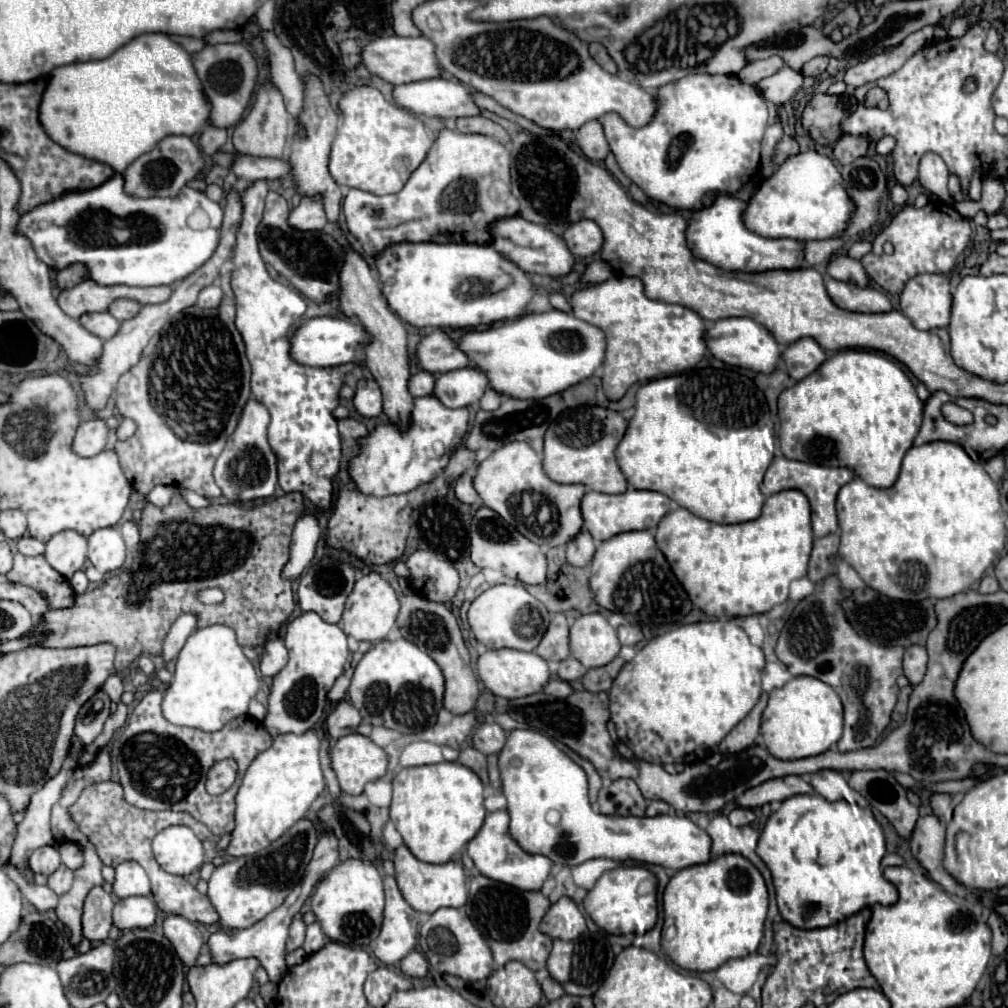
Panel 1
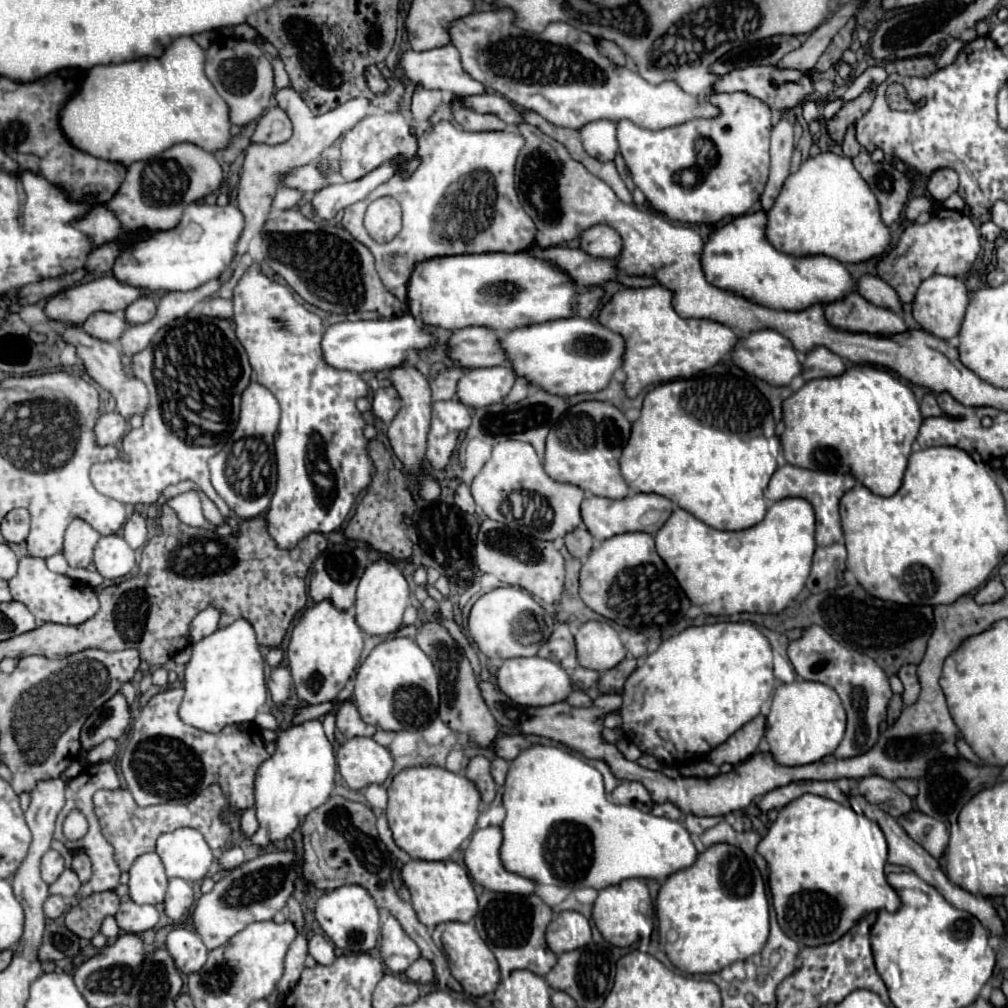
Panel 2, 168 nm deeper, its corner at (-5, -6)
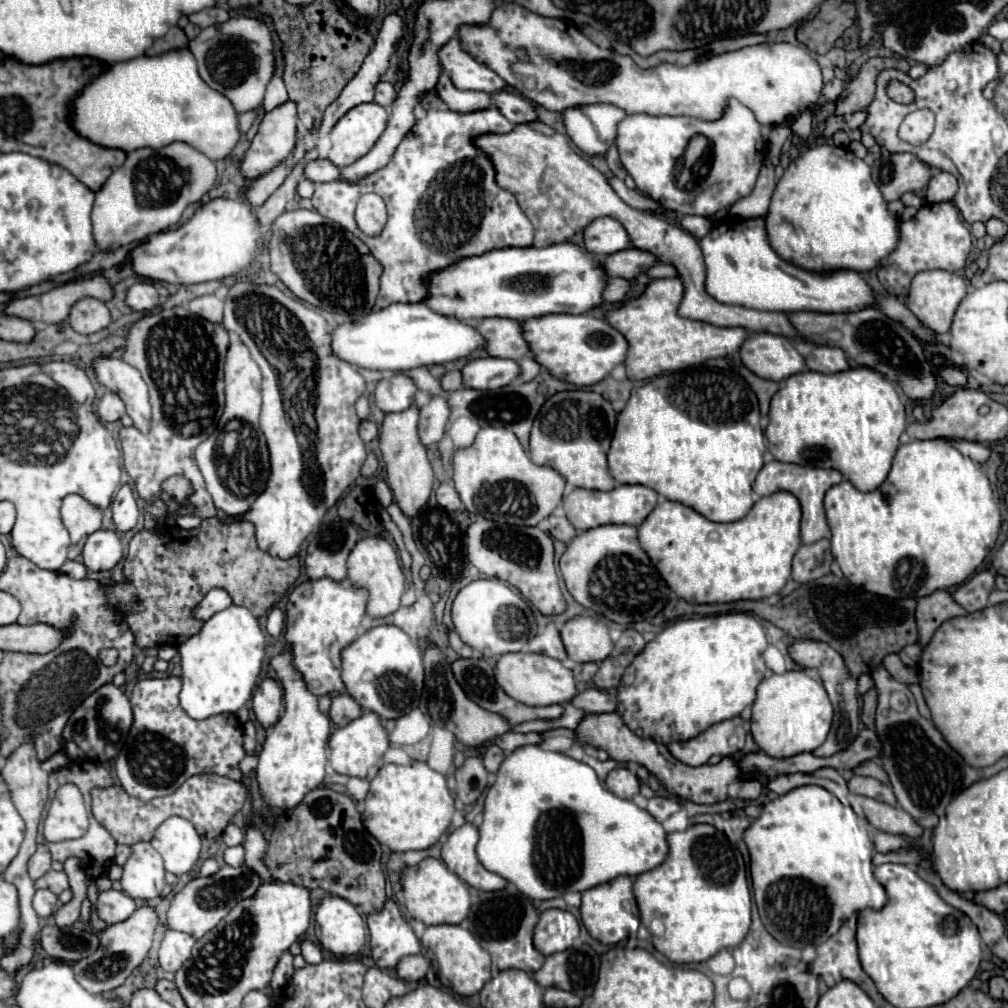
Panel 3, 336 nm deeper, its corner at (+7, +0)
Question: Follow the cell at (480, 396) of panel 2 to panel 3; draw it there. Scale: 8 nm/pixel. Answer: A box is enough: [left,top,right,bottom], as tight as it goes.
[463,358,519,390]

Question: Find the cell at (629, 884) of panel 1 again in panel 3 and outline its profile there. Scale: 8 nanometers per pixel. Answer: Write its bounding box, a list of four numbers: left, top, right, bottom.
[581,876,640,944]

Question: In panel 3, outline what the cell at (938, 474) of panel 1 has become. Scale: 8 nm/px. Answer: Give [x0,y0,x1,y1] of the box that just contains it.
[825,440,1001,598]

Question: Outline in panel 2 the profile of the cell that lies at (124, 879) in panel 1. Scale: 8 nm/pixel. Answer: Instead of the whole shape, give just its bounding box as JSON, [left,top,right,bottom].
[129,852,169,906]

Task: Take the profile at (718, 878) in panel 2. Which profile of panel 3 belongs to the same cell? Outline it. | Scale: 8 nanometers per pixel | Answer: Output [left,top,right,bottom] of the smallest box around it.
[633,824,752,964]

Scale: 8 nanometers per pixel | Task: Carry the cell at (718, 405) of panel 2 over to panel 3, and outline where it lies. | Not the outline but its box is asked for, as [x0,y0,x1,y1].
[607,356,776,522]

